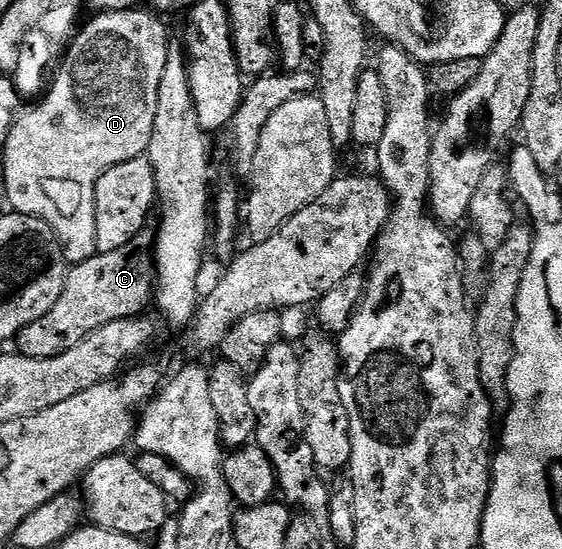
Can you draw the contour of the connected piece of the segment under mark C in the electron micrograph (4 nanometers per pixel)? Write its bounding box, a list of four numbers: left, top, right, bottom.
[16,234,156,358]

